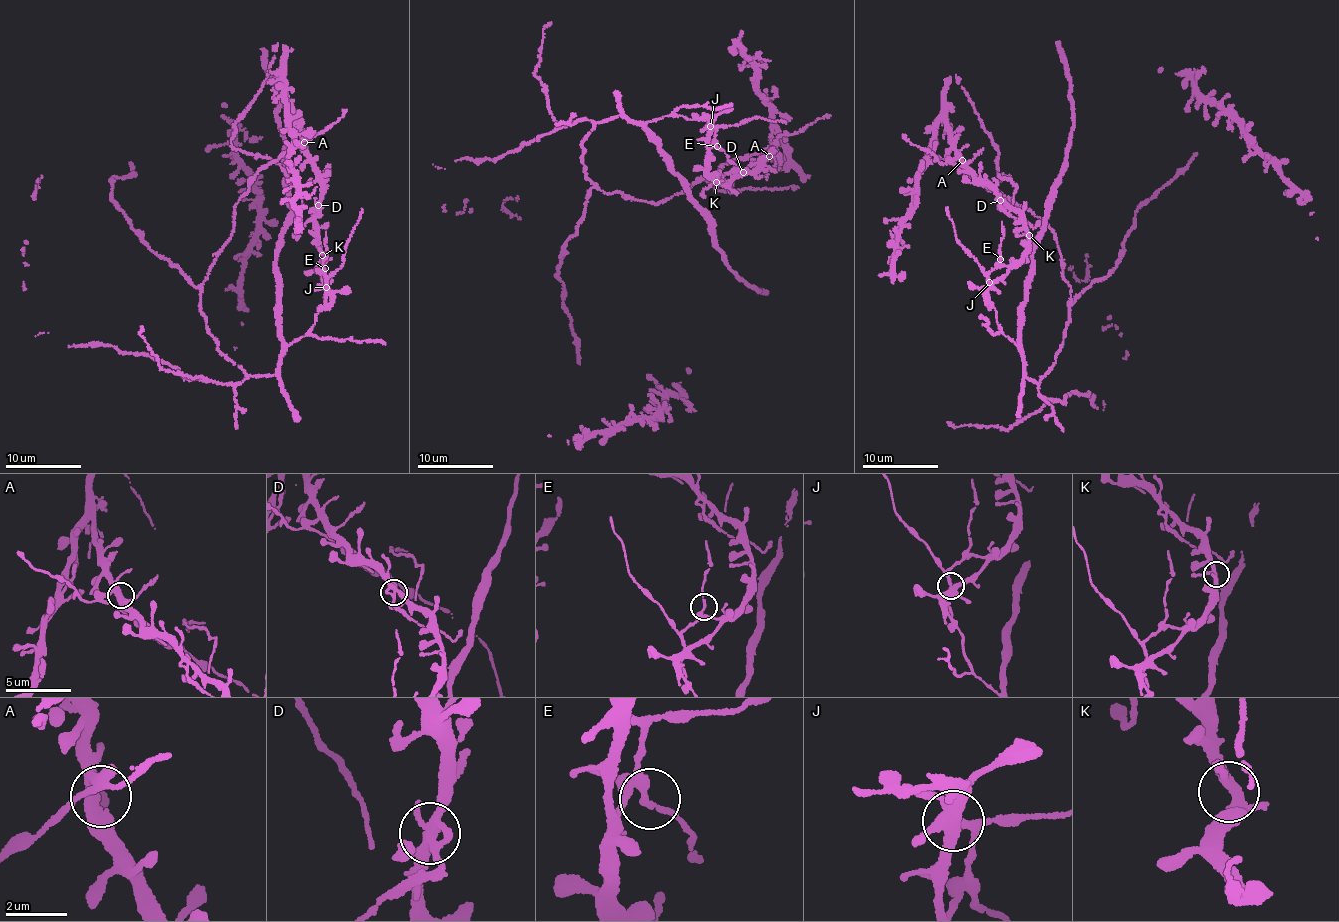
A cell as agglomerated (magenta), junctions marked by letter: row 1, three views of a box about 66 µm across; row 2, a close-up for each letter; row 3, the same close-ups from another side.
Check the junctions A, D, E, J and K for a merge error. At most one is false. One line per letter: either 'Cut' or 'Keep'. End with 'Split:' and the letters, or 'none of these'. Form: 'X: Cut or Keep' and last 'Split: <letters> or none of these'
A: Keep
D: Cut
E: Keep
J: Keep
K: Keep
Split: D

